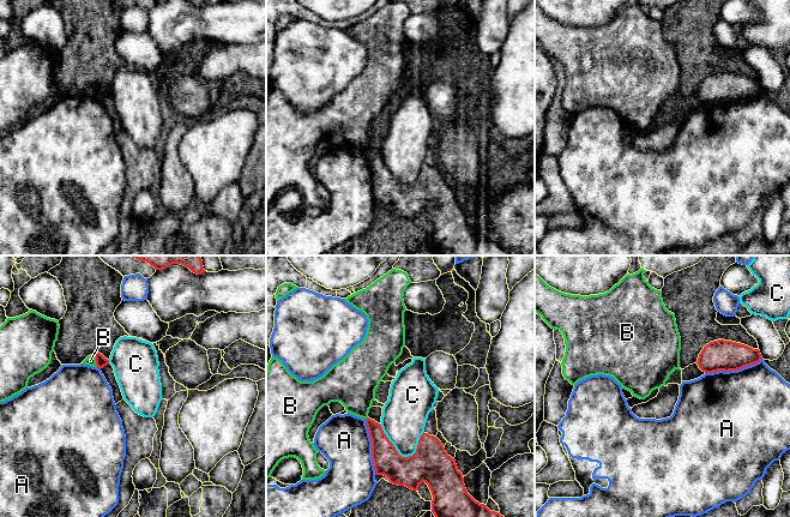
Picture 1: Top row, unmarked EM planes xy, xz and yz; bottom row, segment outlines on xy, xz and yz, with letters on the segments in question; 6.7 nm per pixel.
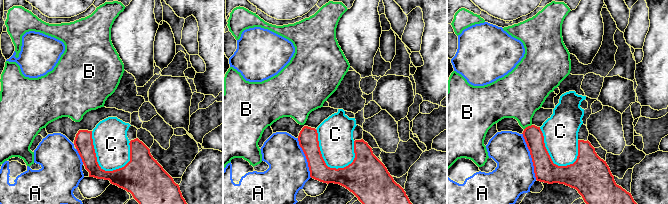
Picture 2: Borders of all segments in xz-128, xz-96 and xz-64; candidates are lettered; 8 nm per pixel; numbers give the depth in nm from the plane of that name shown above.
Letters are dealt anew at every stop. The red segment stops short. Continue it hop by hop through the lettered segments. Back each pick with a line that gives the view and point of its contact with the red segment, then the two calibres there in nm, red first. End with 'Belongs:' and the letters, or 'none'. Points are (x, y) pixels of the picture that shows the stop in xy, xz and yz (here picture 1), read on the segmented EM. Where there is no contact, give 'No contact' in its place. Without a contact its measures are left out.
Belongs: none

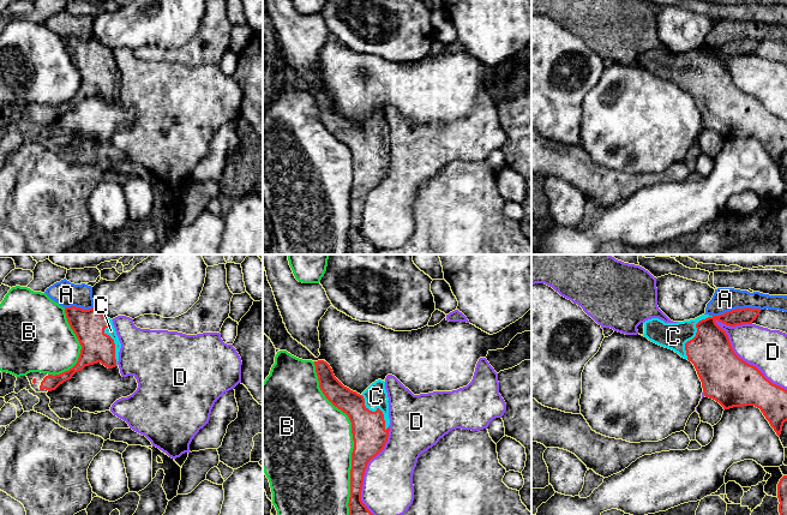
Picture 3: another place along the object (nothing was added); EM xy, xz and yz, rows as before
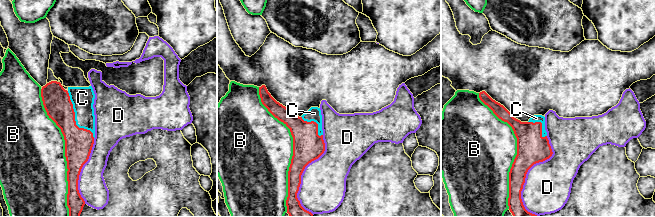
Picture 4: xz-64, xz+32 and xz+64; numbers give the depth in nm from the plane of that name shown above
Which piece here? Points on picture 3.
C: Touches red at yz (696, 334). Thickness 280 nm (red) against 180 nm
Belongs: C

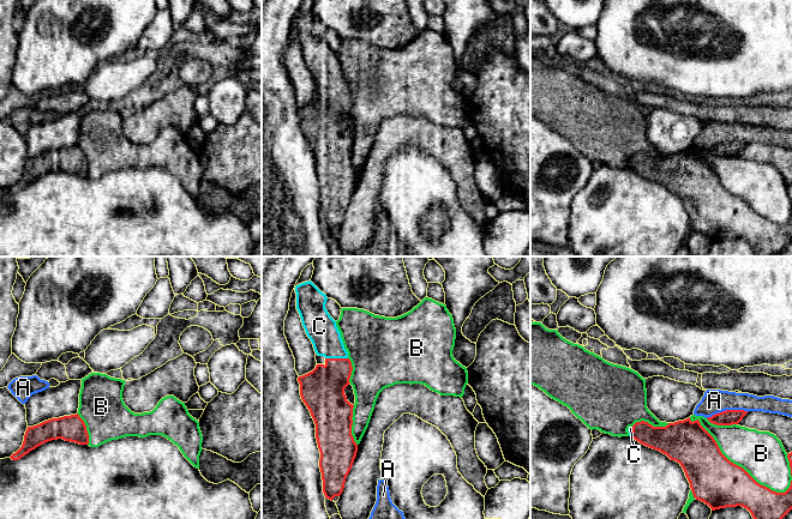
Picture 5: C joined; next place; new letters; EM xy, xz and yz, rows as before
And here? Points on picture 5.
C: Touches red at xz (336, 358). Thickness 300 nm (red) against 200 nm
Belongs: C

